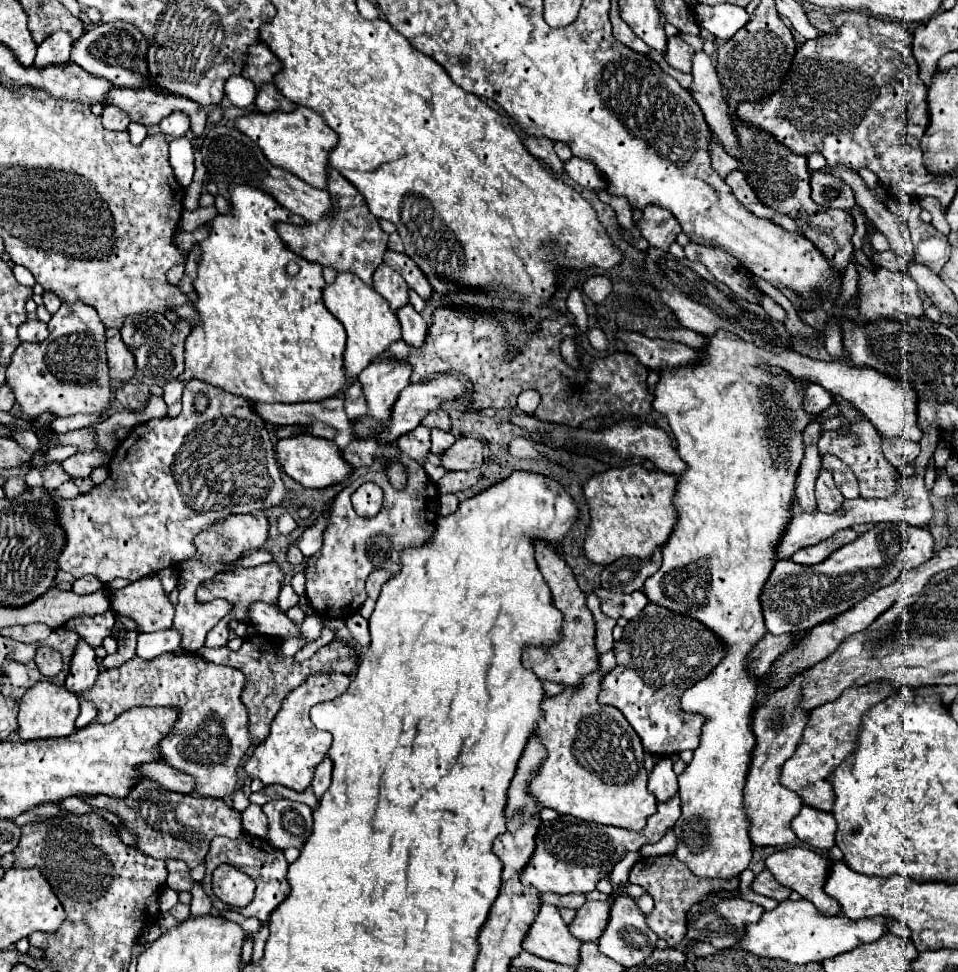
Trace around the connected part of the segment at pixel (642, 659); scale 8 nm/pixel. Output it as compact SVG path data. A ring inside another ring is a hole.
M649 603L637 619L629 621L623 629L623 637L615 641L615 657L617 665L613 671L609 671L603 681L601 681L601 691L599 691L599 703L601 705L613 705L617 707L629 725L635 729L635 733L641 737L643 747L661 757L669 757L675 753L681 753L685 749L695 749L699 745L699 735L701 735L701 725L703 717L693 715L693 713L683 713L679 709L679 697L685 689L689 689L693 683L701 681L723 657L723 645L721 641L699 621L693 617L685 615L675 615L673 611L659 607L655 603Z

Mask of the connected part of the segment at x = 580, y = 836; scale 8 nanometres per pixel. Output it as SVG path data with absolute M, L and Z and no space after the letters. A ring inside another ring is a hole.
M673 797L665 803L657 803L657 813L647 819L645 829L635 833L617 827L585 823L583 819L573 819L573 815L559 815L555 821L543 821L535 835L535 851L521 871L521 883L535 887L537 891L553 891L559 895L593 891L597 881L609 873L609 867L613 869L613 865L629 851L639 851L647 843L657 843L665 831L675 825L679 815L679 797Z

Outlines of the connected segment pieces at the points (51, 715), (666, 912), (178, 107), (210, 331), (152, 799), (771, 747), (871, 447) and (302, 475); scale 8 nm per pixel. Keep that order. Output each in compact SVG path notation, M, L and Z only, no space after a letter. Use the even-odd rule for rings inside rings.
M39 681L21 699L19 731L17 733L23 741L67 737L67 735L75 733L77 715L79 715L79 697L73 695L73 691L67 691L63 685L55 685L55 683L49 683L49 681Z
M661 855L661 857L649 857L643 861L637 861L635 867L631 869L629 881L645 887L647 893L655 899L655 909L647 917L647 923L661 939L665 939L669 943L669 947L679 947L681 941L685 939L685 931L687 931L685 913L689 911L689 907L693 903L705 899L713 891L731 891L731 889L739 887L739 877L733 877L733 879L697 877L675 855Z
M113 89L109 91L109 99L105 99L105 103L119 107L131 117L131 121L141 125L157 125L173 111L185 111L191 117L191 130L195 137L200 138L205 134L207 113L201 105L181 95L159 97L149 89Z
M231 185L231 213L219 215L211 225L211 235L201 241L203 259L199 263L199 275L193 283L199 299L195 309L201 315L201 325L193 327L185 341L185 371L165 385L167 417L181 413L181 395L187 379L201 379L221 387L233 395L241 395L249 401L259 403L301 403L301 401L323 401L335 397L345 385L343 353L345 353L345 327L329 313L323 305L321 289L325 285L323 271L317 263L309 263L289 251L281 237L275 233L275 221L293 221L303 225L305 221L287 209L283 209L271 195L261 189L247 185ZM289 261L299 263L301 271L295 277L285 273Z
M137 779L135 787L131 787L125 799L113 799L109 795L77 795L81 801L91 807L105 809L117 817L121 817L125 829L133 831L137 837L137 849L153 859L181 859L191 869L205 861L209 853L209 843L217 835L225 835L229 839L237 839L243 833L241 813L231 809L223 799L199 797L199 795L181 795L175 791L167 791L153 781Z
M797 673L785 687L771 689L765 697L765 703L759 705L753 713L753 733L757 737L757 747L751 757L751 769L745 785L745 807L751 821L749 835L753 845L779 847L779 845L793 843L797 839L789 823L801 811L803 799L797 793L783 787L779 775L783 763L797 751L803 737L803 729L809 721L811 711L799 705L803 681L805 681L805 673Z
M865 417L853 421L849 425L849 431L845 431L843 435L835 435L835 431L823 431L817 447L819 447L821 455L837 455L853 469L853 473L859 479L859 489L861 489L863 499L889 497L889 495L893 495L893 491L897 491L897 483L901 483L901 479L903 479L901 471L885 459L885 455L881 451L881 437L879 437L877 429L873 427L873 423Z
M295 435L289 439L279 439L277 441L277 463L281 465L281 469L295 481L299 481L303 487L311 487L311 489L323 489L327 485L339 483L345 477L351 475L351 467L345 463L343 455L339 453L339 447L329 441L329 439L321 439L321 437L313 437L313 435Z

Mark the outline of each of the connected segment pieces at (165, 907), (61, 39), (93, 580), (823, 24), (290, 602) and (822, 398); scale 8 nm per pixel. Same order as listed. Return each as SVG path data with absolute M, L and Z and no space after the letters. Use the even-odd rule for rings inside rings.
M166 888L161 892L161 897L159 897L159 910L161 913L166 913L178 902L179 893L177 891L173 891L173 889Z
M55 31L53 35L49 35L49 39L45 39L39 47L37 47L37 57L35 57L35 65L47 67L47 65L59 65L59 63L67 63L69 61L69 51L71 51L71 35L67 31Z
M85 575L73 583L73 591L77 595L89 595L89 593L95 593L99 589L103 589L103 583L93 575Z
M809 11L807 17L809 17L809 21L811 21L821 33L833 33L833 31L835 31L833 21L831 21L831 17L829 17L827 13L823 13L823 11Z
M290 584L283 586L280 590L277 604L280 611L286 613L293 605L297 605L297 603L299 603L299 595L293 591L292 586Z
M805 383L805 393L807 393L807 405L803 403L803 407L807 409L807 413L811 415L819 415L821 411L825 411L827 407L831 407L835 403L833 395L829 391L825 391L821 385L813 385L813 383Z

